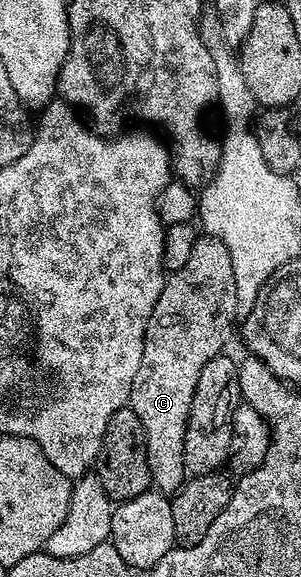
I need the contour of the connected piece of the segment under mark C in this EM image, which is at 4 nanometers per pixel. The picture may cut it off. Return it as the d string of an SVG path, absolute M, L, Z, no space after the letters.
M196 239L188 260L178 265L172 276L170 273L166 277L159 301L155 303L151 319L147 321L141 366L137 370L137 378L131 387L129 406L135 411L137 418L141 418L143 432L147 435L151 482L164 494L178 492L185 483L188 470L183 461L183 443L199 375L213 357L224 351L223 339L227 336L227 327L234 322L235 316L237 320L239 303L235 293L233 262L229 258L229 250L220 240L206 239Z

